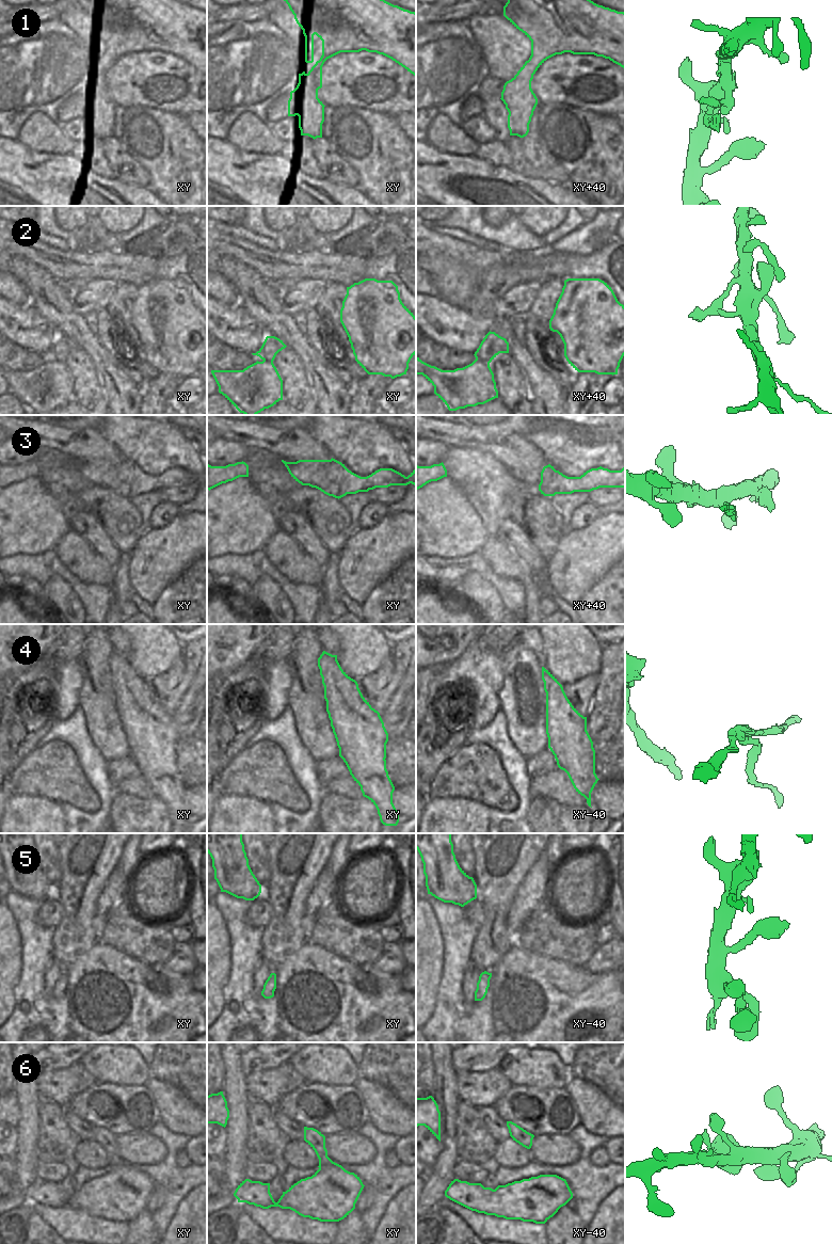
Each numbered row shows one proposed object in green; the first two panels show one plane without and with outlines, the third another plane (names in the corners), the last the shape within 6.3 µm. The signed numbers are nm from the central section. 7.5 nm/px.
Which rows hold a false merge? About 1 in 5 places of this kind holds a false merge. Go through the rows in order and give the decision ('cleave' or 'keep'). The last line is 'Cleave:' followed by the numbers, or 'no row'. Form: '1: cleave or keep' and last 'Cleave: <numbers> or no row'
1: cleave
2: keep
3: cleave
4: cleave
5: keep
6: keep
Cleave: 1, 3, 4

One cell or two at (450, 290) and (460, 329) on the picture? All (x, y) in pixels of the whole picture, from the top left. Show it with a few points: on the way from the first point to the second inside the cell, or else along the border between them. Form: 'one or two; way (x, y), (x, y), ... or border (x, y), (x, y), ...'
two; border (437, 296), (452, 305), (462, 307), (473, 318)

